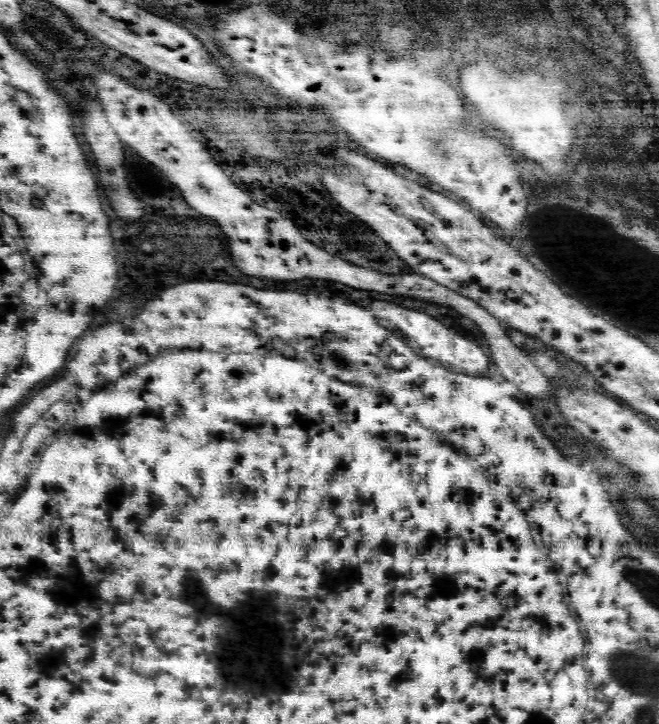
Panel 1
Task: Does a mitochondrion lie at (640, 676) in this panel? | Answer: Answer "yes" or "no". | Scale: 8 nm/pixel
yes

